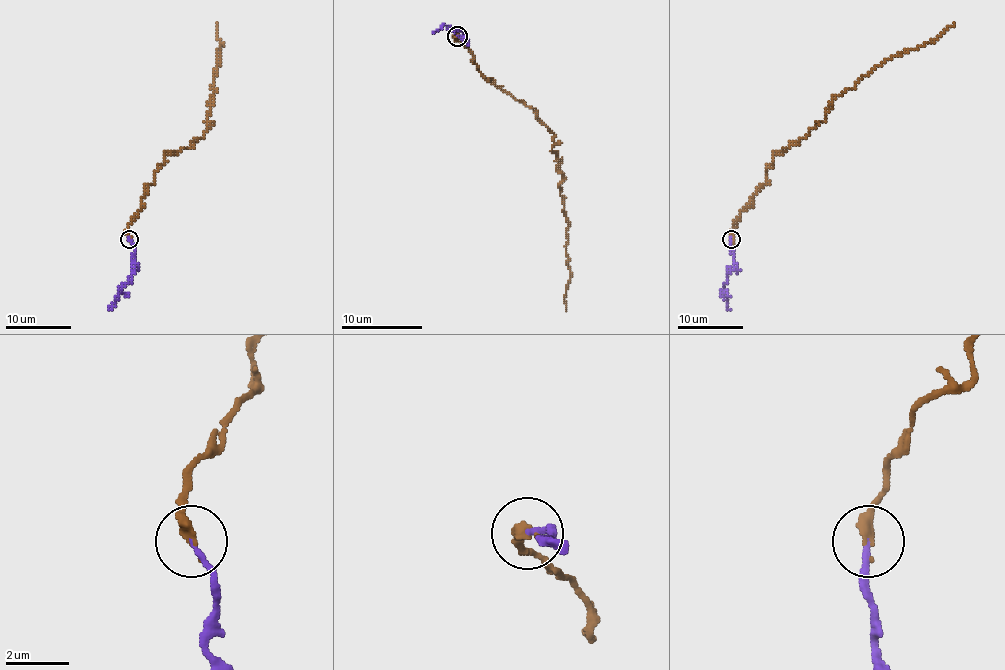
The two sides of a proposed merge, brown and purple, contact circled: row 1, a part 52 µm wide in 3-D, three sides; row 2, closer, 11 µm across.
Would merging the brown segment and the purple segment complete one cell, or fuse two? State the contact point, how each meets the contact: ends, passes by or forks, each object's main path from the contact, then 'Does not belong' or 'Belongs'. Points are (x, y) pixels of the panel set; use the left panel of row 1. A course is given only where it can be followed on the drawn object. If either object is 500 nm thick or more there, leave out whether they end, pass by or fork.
Place: (129, 239). At the ring brown ends. At the ring purple ends. Course of brown: (129, 239), (129, 223), (142, 208), (142, 197), (163, 155), (188, 149), (208, 129), (221, 45), (218, 22). Course of purple: (129, 239), (134, 246), (132, 262), (135, 269), (109, 310). Belongs

